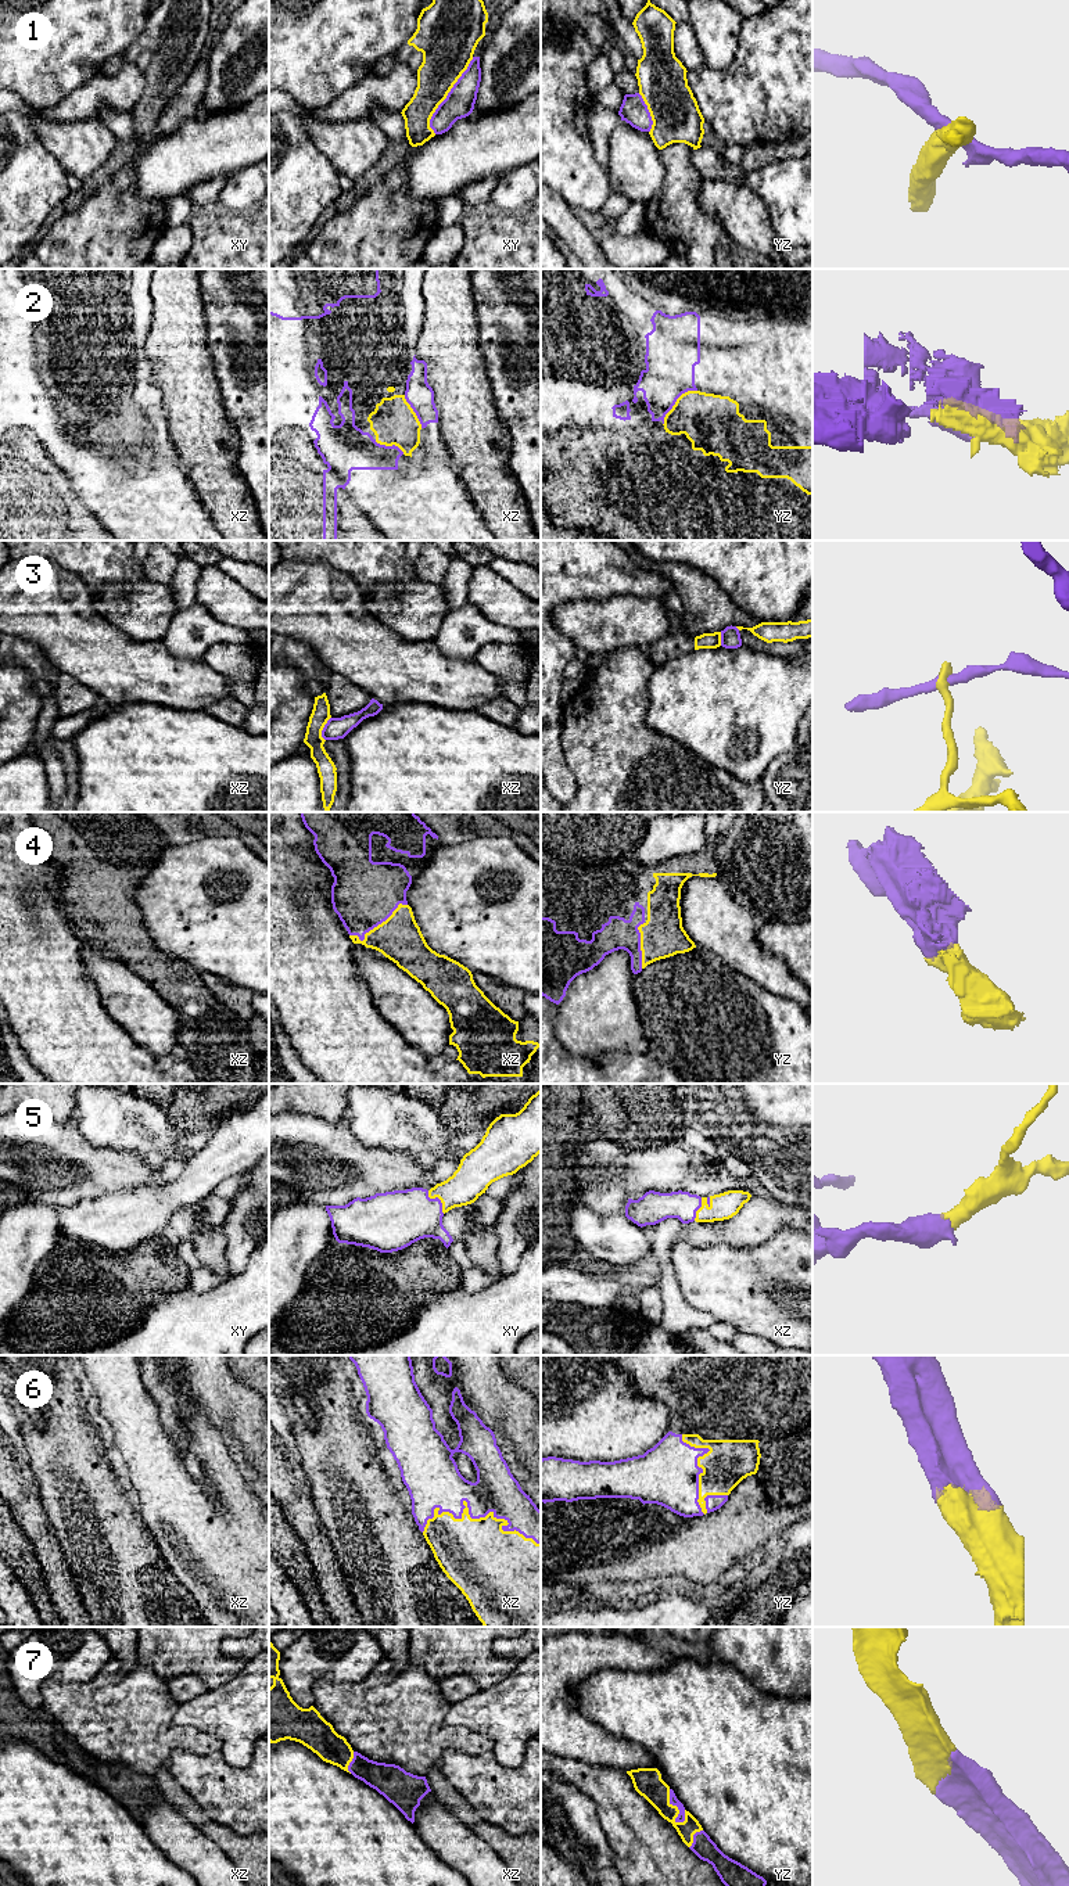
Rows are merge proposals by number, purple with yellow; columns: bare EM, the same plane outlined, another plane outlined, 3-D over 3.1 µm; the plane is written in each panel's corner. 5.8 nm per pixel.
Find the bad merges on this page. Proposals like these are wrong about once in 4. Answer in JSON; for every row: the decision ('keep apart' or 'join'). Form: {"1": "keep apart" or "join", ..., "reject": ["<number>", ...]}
{"1": "keep apart", "2": "join", "3": "keep apart", "4": "join", "5": "join", "6": "join", "7": "join", "reject": ["1", "3"]}

